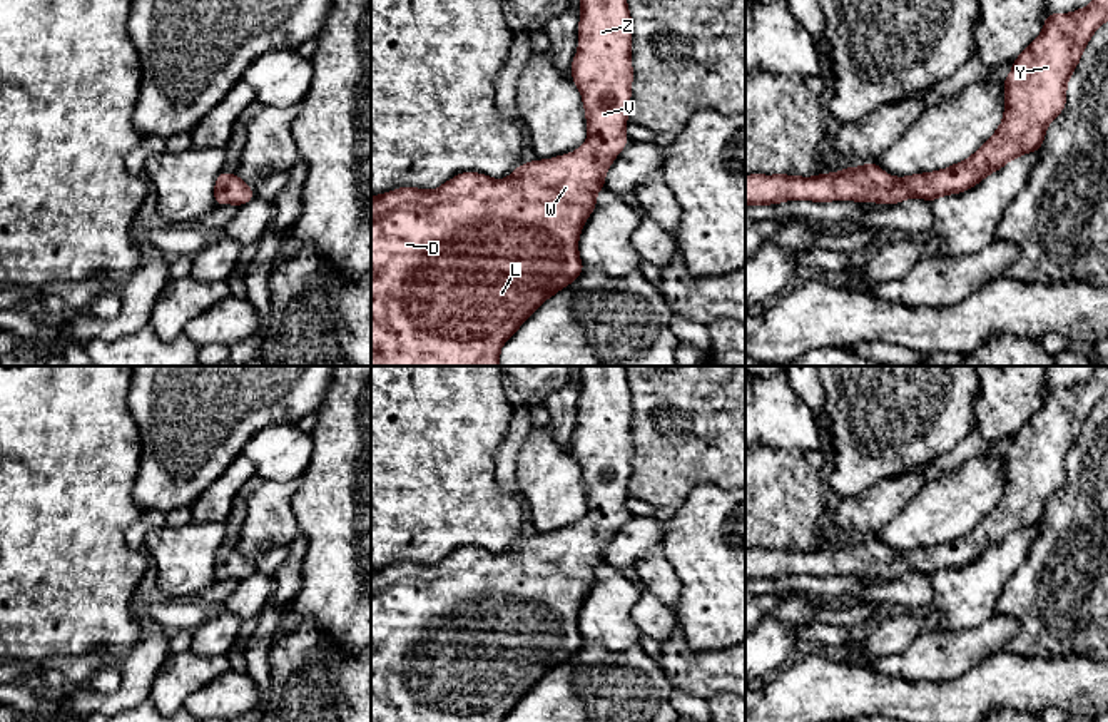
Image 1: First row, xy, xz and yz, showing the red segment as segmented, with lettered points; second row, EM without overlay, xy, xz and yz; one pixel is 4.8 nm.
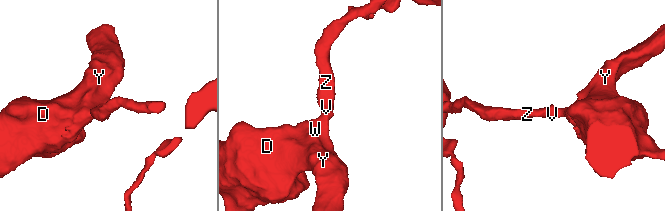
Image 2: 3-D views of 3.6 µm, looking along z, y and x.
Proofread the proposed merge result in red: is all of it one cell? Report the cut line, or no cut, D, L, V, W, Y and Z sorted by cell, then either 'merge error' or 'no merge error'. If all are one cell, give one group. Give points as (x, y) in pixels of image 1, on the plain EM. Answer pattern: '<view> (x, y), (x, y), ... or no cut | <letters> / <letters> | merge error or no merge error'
no cut | D L V W Y Z | no merge error

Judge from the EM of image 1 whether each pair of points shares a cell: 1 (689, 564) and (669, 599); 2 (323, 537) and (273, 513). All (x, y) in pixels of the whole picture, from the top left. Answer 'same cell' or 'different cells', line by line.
1: different cells
2: different cells

